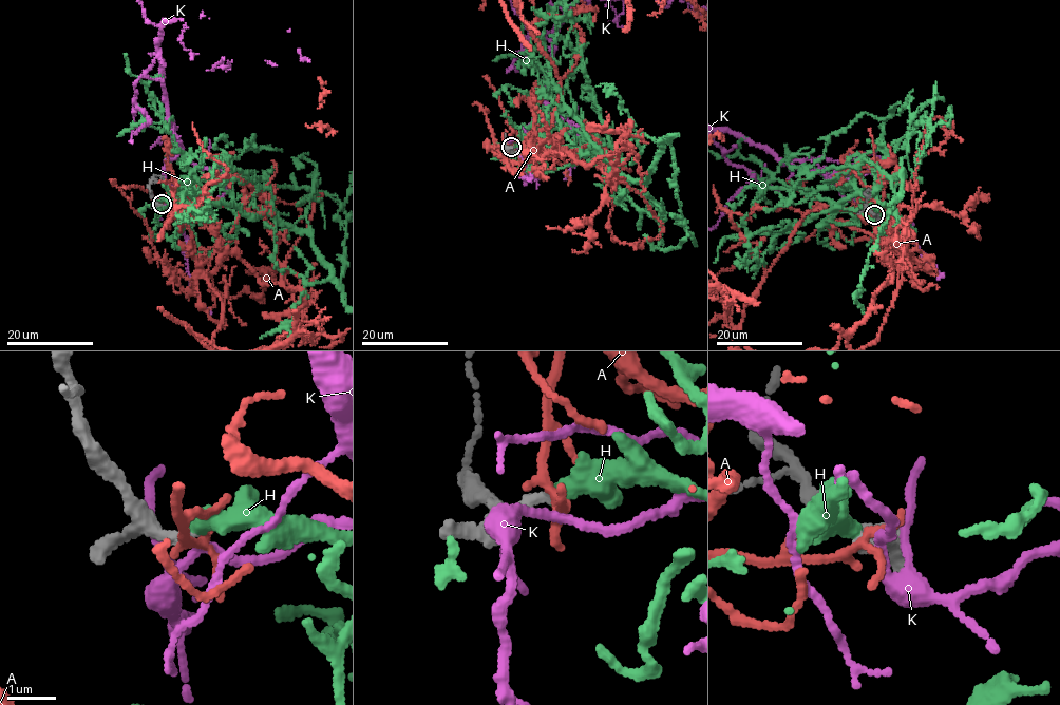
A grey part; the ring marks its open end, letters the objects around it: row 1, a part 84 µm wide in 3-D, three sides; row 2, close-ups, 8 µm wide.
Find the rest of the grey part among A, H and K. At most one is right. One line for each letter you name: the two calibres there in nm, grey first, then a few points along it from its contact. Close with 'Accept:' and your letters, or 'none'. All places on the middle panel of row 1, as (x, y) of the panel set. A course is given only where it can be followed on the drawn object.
H: Thickness 220 nm (grey) against 420 nm. Its course: (512, 147), (545, 137), (643, 179), (666, 140), (686, 237), (662, 249), (644, 233)
Accept: H

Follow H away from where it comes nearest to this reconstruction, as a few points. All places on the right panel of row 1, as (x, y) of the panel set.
H: (873, 215), (863, 209), (876, 210), (875, 189), (903, 173), (901, 196), (883, 216), (940, 127)

